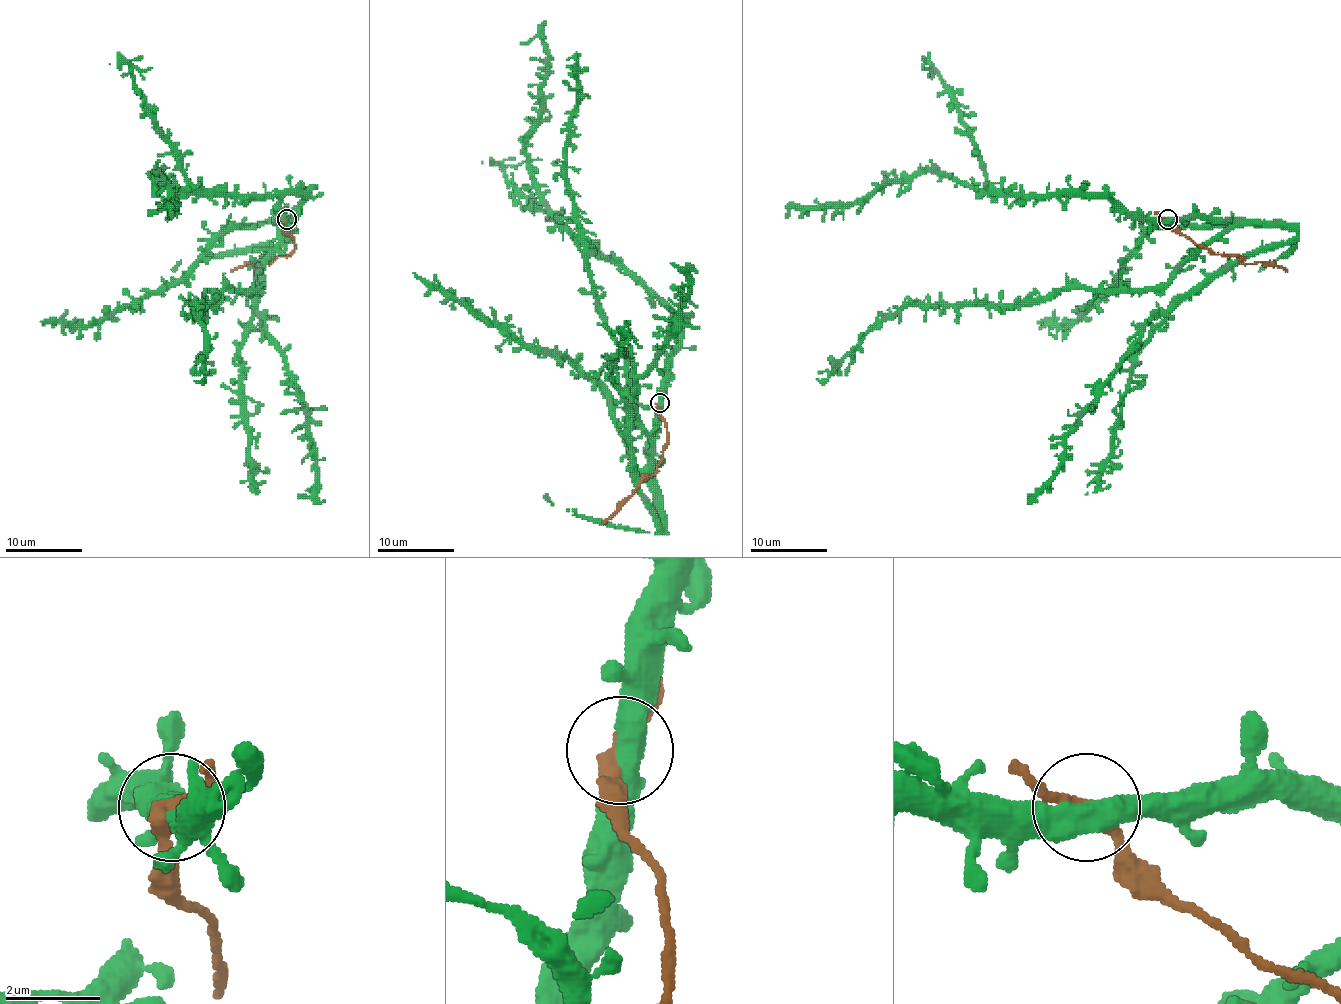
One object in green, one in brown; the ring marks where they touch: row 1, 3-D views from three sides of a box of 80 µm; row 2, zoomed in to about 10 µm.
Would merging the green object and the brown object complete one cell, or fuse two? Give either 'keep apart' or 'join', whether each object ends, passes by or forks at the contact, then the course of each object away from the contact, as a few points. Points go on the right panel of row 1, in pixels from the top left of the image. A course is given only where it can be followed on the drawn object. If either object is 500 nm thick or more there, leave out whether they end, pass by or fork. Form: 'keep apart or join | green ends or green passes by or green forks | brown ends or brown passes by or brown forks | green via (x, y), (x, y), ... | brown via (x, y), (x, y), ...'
join | green via (1168, 219), (1249, 219), (1297, 235), (1241, 256), (1158, 314), (1066, 438), (1062, 465), (1028, 494) | brown via (1168, 219), (1197, 244), (1210, 248), (1216, 254), (1237, 254), (1245, 264), (1264, 262), (1287, 271)

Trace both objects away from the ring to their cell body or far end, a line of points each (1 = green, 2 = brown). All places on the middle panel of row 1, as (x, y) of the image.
1: (659, 403), (649, 484), (661, 532), (640, 488), (630, 394), (655, 363), (688, 298), (688, 277), (670, 263)
2: (659, 403), (659, 415), (666, 432), (663, 461), (655, 473), (641, 480), (603, 522)

